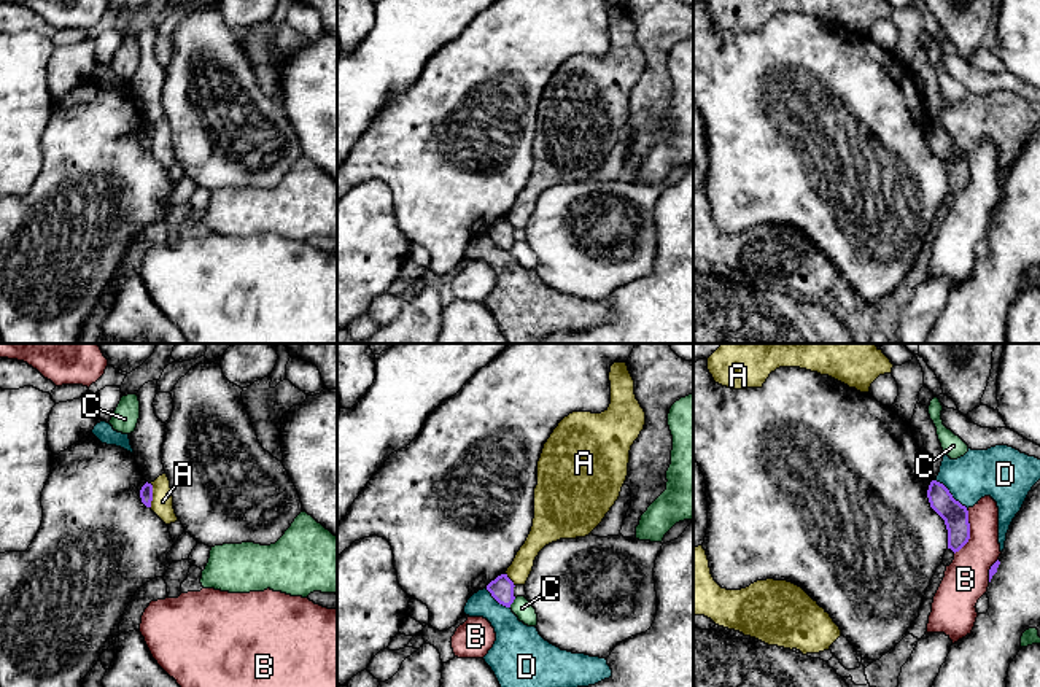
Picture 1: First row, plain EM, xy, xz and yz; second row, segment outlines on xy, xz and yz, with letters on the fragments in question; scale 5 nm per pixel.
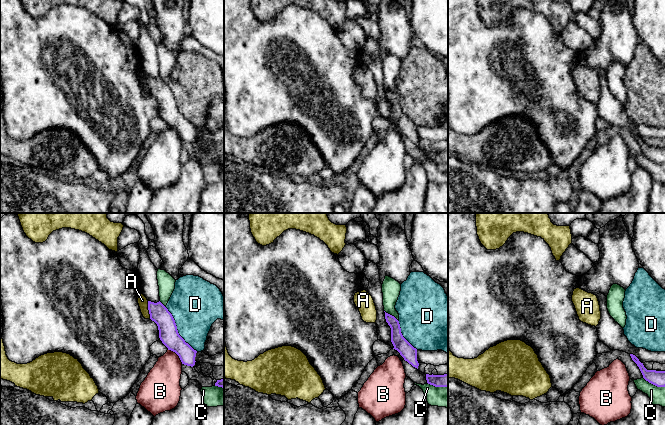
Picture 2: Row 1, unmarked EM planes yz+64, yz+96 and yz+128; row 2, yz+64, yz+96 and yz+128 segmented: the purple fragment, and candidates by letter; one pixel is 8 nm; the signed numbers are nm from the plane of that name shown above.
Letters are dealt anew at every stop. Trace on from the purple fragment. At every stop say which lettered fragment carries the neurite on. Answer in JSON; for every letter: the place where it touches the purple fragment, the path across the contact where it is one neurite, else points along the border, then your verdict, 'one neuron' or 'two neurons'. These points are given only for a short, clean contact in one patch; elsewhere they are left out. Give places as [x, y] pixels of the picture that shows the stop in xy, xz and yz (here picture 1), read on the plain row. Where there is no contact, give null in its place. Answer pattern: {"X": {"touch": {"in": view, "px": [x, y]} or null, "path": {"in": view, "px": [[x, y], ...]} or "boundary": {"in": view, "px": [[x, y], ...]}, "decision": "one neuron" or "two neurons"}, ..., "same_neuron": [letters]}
{"A": {"touch": {"in": "xy", "px": [151, 139]}, "boundary": {"in": "xy", "px": [[150, 128], [151, 150]]}, "decision": "two neurons"}, "B": {"touch": {"in": "yz", "px": [969, 175]}, "decision": "two neurons"}, "C": {"touch": {"in": "xz", "px": [512, 245]}, "decision": "two neurons"}, "D": {"touch": {"in": "yz", "px": [951, 139]}, "decision": "two neurons"}, "same_neuron": []}

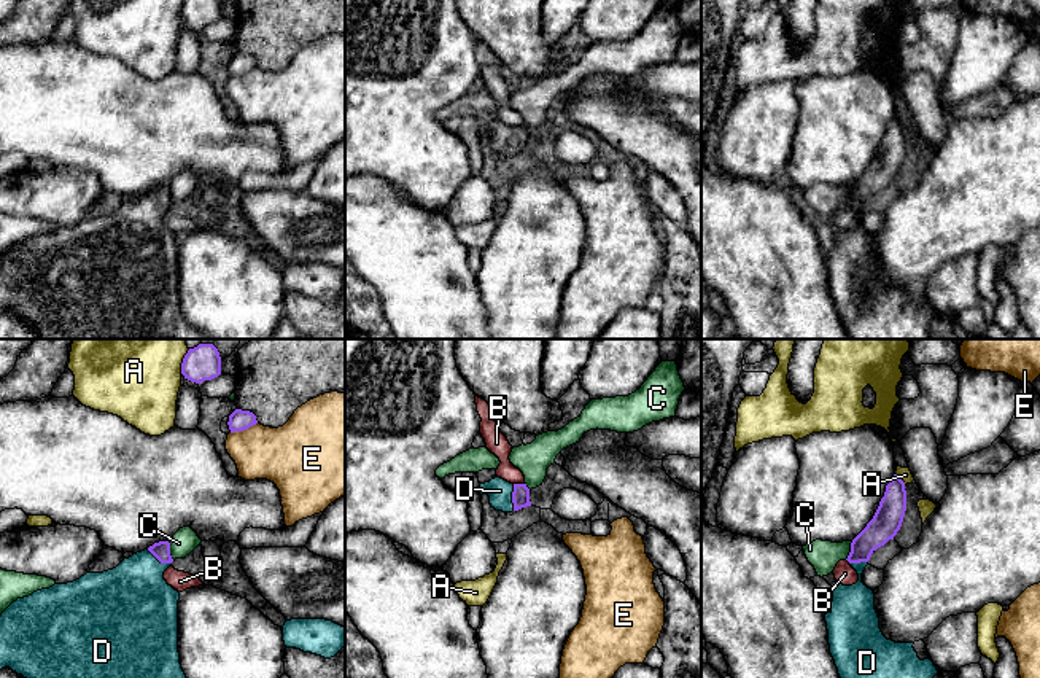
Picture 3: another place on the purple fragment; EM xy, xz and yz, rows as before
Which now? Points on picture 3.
{"A": {"touch": {"in": "xy", "px": [182, 8]}, "decision": "two neurons"}, "B": {"touch": {"in": "xz", "px": [519, 128]}, "boundary": {"in": "xz", "px": [[514, 126], [523, 128]]}, "decision": "two neurons"}, "C": {"touch": {"in": "xy", "px": [169, 194]}, "decision": "two neurons"}, "D": {"touch": {"in": "xz", "px": [512, 140]}, "path": {"in": "xz", "px": [[520, 140], [512, 140], [500, 134]]}, "decision": "one neuron"}, "E": {"touch": {"in": "xy", "px": [244, 72]}, "decision": "two neurons"}, "same_neuron": ["D"]}

